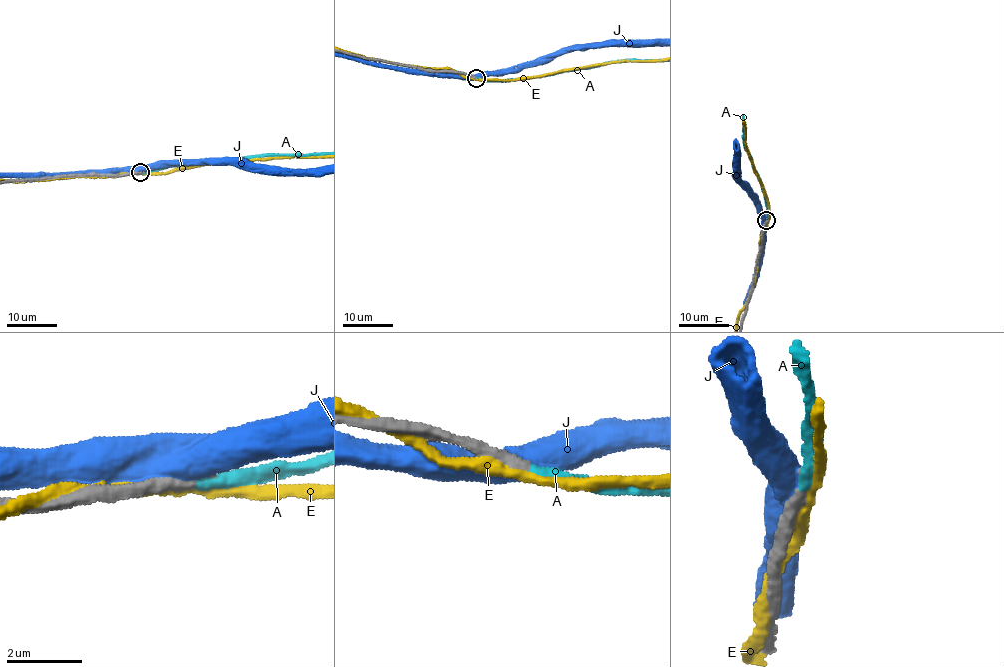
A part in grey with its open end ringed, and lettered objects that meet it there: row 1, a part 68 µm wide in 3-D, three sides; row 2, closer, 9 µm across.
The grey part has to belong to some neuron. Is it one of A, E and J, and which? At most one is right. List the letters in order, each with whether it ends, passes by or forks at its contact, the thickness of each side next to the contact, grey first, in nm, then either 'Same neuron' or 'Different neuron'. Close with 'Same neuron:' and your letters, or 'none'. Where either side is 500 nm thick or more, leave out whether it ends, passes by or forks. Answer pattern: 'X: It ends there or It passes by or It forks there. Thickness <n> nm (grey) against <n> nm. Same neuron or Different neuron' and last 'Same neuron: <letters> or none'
A: It ends there. Thickness 280 nm (grey) against 280 nm. Same neuron
E: It passes by. Thickness 400 nm (grey) against 320 nm. Different neuron
J: Thickness 360 nm (grey) against 850 nm. Different neuron
Same neuron: A

